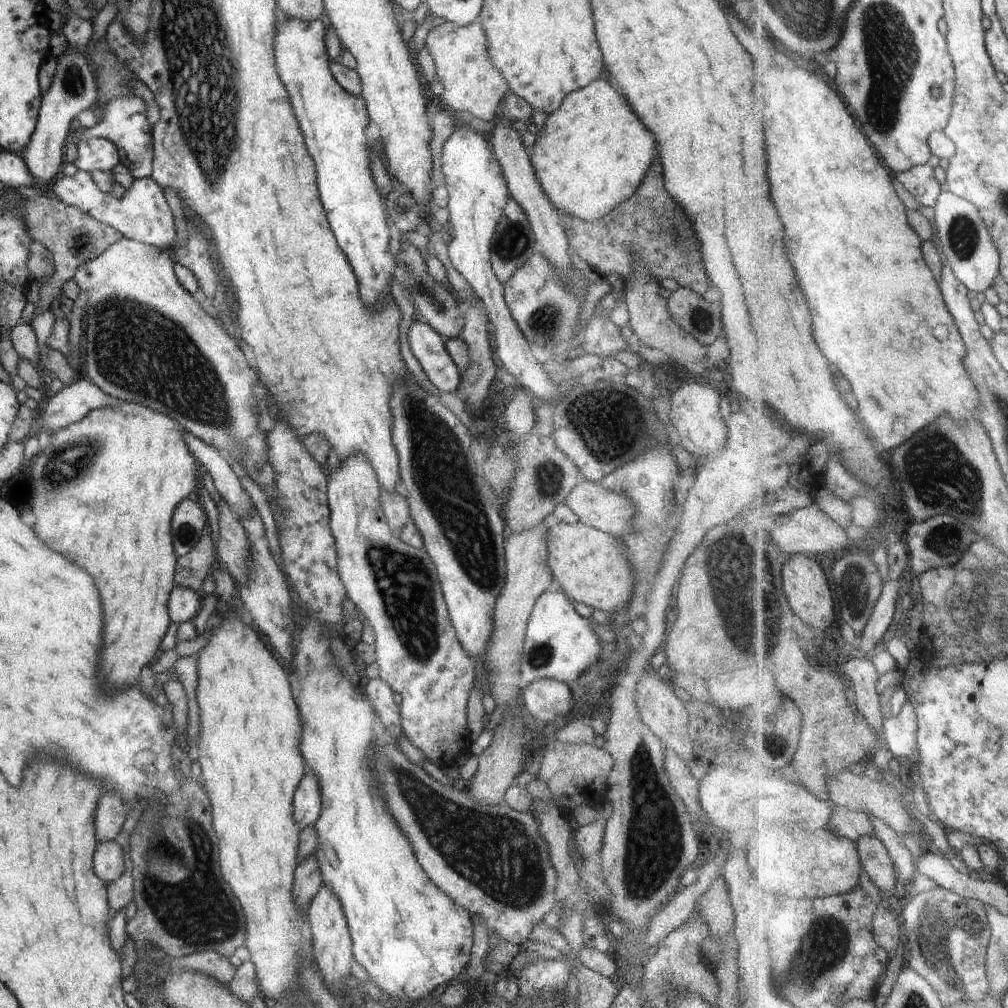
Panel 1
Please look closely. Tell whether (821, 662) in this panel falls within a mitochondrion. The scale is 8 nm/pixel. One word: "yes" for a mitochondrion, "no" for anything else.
no

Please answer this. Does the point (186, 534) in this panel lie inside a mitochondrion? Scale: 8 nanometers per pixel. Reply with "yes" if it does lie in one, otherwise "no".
yes

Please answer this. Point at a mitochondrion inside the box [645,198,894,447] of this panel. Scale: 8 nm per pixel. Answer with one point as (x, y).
(674, 233)

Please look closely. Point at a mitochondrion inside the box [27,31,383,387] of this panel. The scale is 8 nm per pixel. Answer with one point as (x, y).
(73, 80)

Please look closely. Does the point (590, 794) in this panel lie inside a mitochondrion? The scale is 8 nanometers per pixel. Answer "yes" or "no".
no

